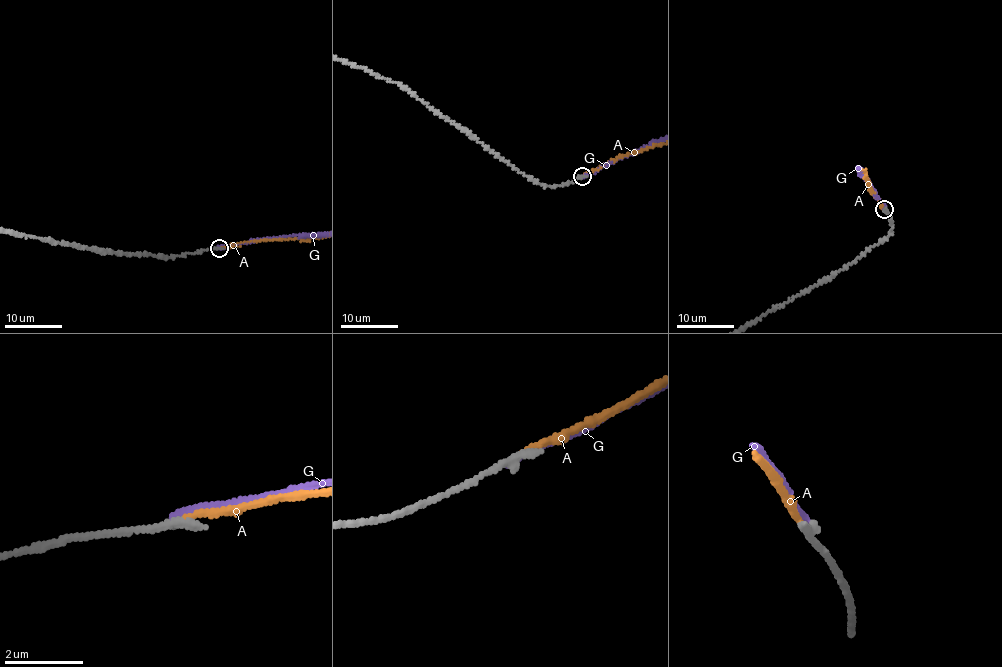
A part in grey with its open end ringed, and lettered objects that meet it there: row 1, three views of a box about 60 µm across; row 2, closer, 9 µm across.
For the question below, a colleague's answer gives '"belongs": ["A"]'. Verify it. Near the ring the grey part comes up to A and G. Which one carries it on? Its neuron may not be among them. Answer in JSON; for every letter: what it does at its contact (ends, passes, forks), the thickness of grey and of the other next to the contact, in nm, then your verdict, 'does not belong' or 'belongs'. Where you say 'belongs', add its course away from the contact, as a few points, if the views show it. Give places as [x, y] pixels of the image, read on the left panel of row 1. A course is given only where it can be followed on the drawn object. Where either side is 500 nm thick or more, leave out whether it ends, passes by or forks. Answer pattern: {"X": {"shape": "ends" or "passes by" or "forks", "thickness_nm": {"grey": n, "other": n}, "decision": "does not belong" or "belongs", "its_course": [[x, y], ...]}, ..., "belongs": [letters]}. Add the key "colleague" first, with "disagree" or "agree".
{"colleague": "agree", "A": {"shape": "ends", "thickness_nm": {"grey": 220, "other": 130}, "decision": "belongs"}, "G": {"shape": "ends", "thickness_nm": {"grey": 220, "other": 150}, "decision": "does not belong"}, "belongs": ["A"]}

